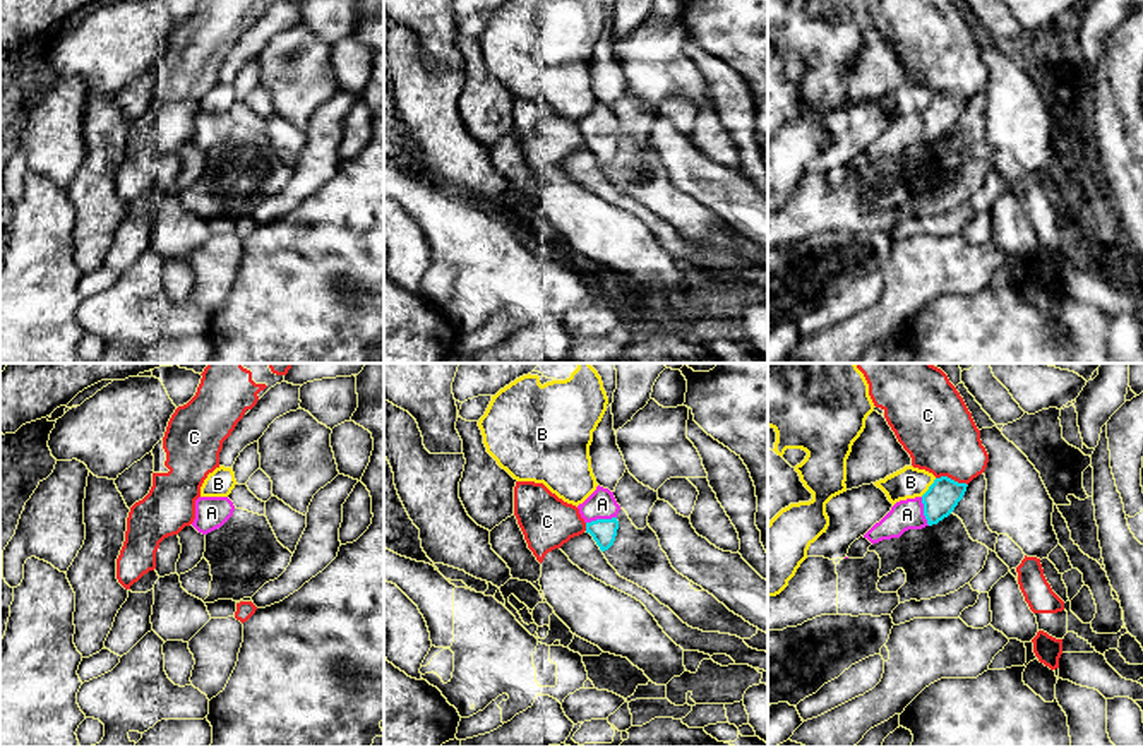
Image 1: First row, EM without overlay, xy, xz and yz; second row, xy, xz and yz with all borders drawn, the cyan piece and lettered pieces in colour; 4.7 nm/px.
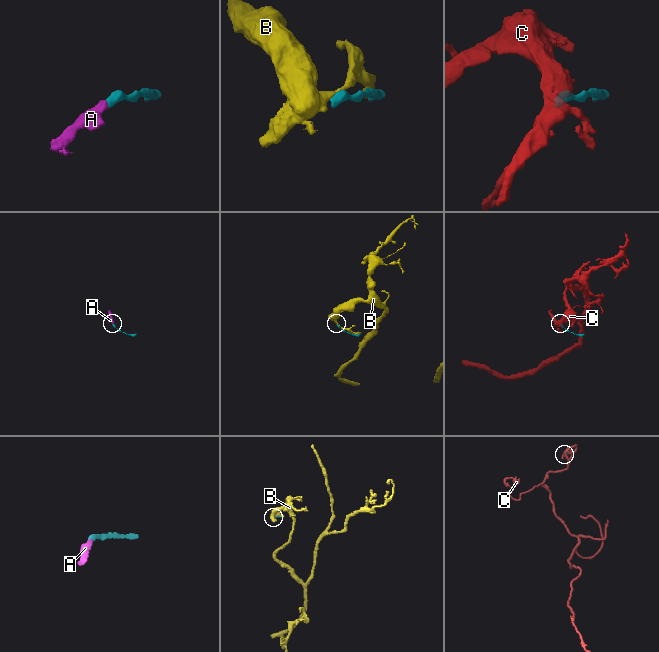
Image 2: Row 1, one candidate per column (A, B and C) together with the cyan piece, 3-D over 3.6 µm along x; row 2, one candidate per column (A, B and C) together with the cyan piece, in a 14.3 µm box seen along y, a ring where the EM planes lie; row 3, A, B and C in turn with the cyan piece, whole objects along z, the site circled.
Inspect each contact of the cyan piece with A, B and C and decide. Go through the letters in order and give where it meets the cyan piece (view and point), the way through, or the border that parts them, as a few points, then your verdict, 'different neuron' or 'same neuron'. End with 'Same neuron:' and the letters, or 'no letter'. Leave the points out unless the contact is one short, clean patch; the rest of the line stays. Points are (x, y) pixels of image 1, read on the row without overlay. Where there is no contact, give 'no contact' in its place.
A: xz (600, 136) | across xz (604, 148), (600, 136), (602, 120) | same neuron
B: yz (929, 103) | different neuron
C: yz (950, 95) | along yz (936, 93), (950, 93), (967, 101) | different neuron
Same neuron: A

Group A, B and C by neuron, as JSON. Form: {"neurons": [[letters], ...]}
{"neurons": [["A"], ["B"], ["C"]]}

